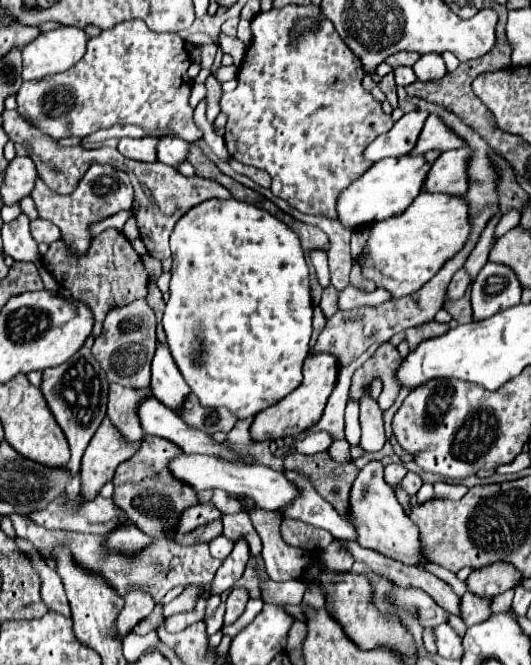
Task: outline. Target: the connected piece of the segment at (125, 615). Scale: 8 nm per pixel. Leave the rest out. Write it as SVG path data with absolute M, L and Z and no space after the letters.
M129 592L125 598L125 610L117 618L117 632L121 636L129 634L133 626L141 620L145 620L155 608L155 602L145 592Z

